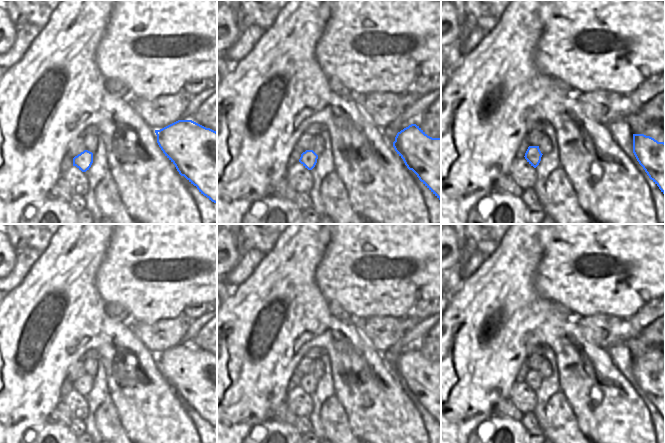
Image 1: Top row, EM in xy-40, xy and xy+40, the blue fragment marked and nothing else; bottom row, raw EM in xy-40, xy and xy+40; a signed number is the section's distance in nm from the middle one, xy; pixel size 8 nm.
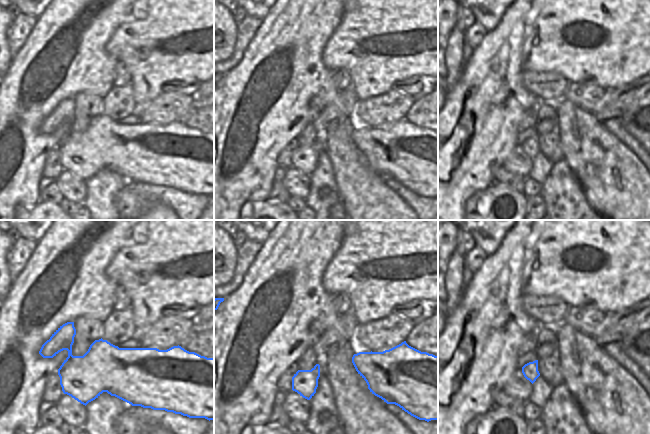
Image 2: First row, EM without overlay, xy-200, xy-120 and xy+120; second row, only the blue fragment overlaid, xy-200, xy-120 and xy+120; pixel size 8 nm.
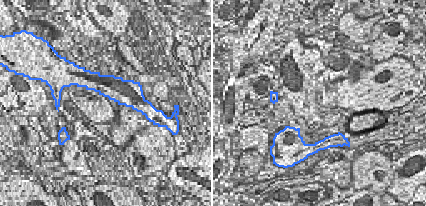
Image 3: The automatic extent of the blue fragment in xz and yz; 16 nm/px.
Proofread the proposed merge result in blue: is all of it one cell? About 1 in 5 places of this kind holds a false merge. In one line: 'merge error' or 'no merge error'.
no merge error

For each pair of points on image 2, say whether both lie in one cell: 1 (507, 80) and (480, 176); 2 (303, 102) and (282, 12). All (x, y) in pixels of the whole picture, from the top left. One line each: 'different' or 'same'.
1: same
2: same

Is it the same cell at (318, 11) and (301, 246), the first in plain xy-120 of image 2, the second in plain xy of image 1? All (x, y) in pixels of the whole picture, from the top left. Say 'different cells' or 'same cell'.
same cell

